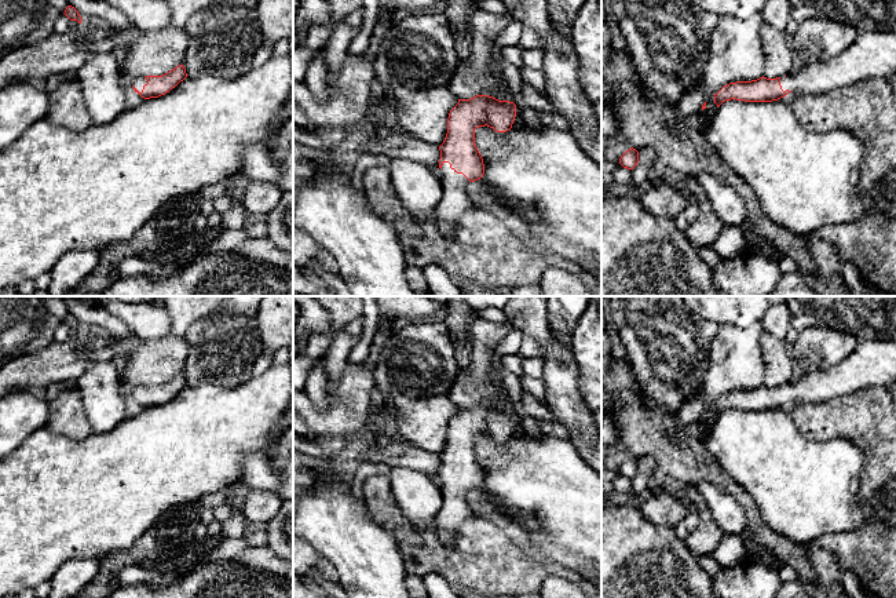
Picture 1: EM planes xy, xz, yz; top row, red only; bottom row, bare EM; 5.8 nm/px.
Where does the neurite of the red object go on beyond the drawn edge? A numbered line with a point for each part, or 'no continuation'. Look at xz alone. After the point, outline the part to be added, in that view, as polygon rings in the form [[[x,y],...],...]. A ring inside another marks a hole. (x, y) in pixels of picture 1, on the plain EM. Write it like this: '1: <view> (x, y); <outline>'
1: xz (456, 511); [[[449,471],[442,474],[440,489],[443,492],[443,506],[435,517],[436,533],[442,542],[454,542],[460,526],[478,515],[465,500],[469,489],[451,478]]]

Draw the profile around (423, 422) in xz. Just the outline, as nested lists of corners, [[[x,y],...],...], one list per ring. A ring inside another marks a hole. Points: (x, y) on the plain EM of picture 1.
[[[394,391],[388,406],[392,409],[392,413],[388,416],[388,423],[398,438],[434,455],[440,455],[443,452],[447,442],[449,422],[458,412],[458,406],[449,395],[410,398]]]

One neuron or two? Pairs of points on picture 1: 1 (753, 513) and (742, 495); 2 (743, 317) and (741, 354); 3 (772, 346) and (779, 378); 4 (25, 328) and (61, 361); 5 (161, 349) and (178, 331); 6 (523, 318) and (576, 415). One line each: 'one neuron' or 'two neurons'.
1: one neuron
2: two neurons
3: one neuron
4: two neurons
5: two neurons
6: one neuron

